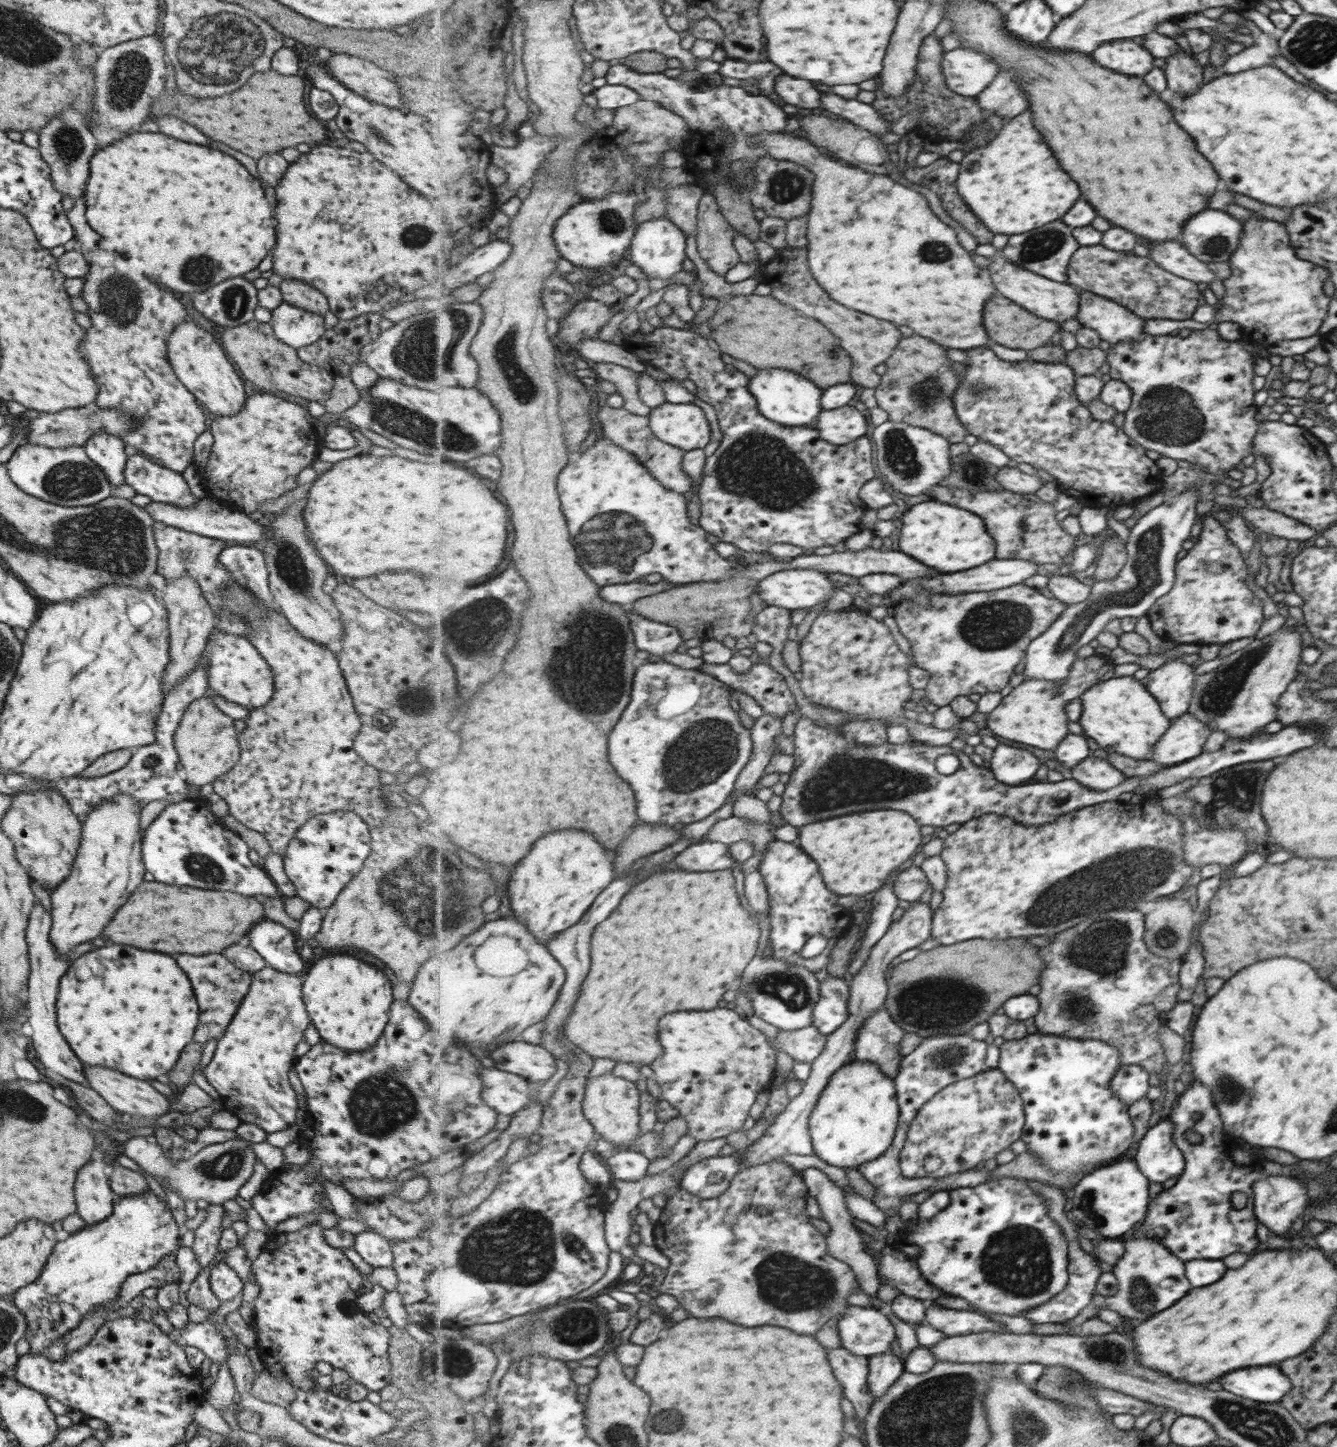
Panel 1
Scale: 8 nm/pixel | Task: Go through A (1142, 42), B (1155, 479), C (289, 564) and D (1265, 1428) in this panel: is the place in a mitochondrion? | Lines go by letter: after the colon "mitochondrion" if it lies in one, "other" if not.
A: other
B: other
C: mitochondrion
D: mitochondrion

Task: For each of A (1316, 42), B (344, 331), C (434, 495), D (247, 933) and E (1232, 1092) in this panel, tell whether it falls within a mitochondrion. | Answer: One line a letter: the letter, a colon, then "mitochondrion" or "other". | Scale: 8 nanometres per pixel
A: mitochondrion
B: other
C: other
D: other
E: mitochondrion

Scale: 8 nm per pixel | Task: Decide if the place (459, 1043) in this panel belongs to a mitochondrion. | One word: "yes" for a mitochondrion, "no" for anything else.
no

